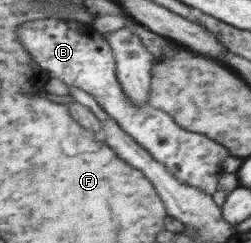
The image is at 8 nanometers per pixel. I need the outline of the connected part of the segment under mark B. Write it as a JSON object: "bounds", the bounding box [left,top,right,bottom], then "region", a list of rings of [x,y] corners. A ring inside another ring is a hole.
{"bounds":[16,18,228,196],"region":[[[56,18],[32,20],[16,28],[16,38],[20,40],[20,46],[32,54],[40,69],[47,71],[50,77],[59,79],[66,86],[72,85],[90,93],[100,109],[109,115],[134,143],[144,148],[146,153],[176,177],[176,180],[186,183],[189,187],[196,187],[209,196],[215,192],[217,182],[214,177],[222,171],[214,165],[222,157],[226,157],[228,149],[224,149],[220,143],[212,141],[204,134],[185,130],[174,121],[171,114],[154,109],[149,104],[134,107],[130,99],[124,97],[115,69],[114,53],[101,34],[92,30],[90,25]]]}

